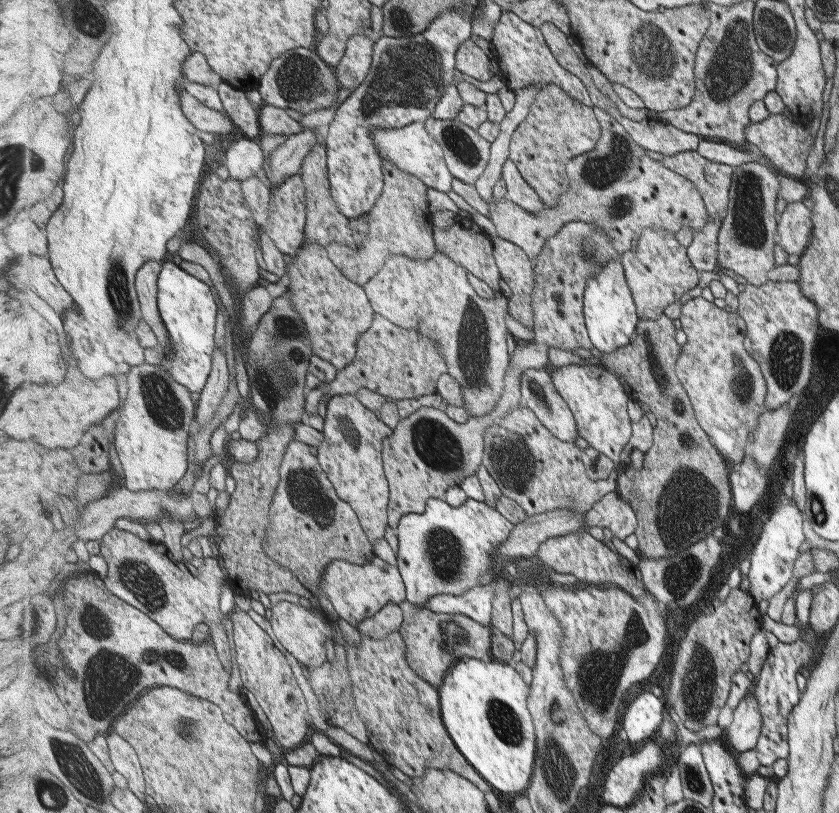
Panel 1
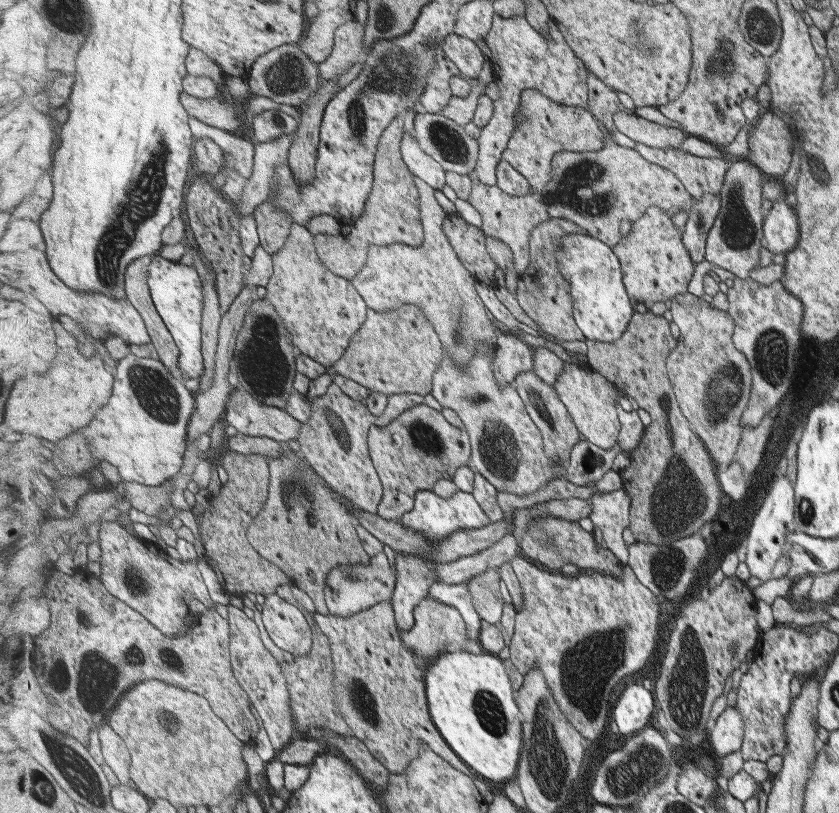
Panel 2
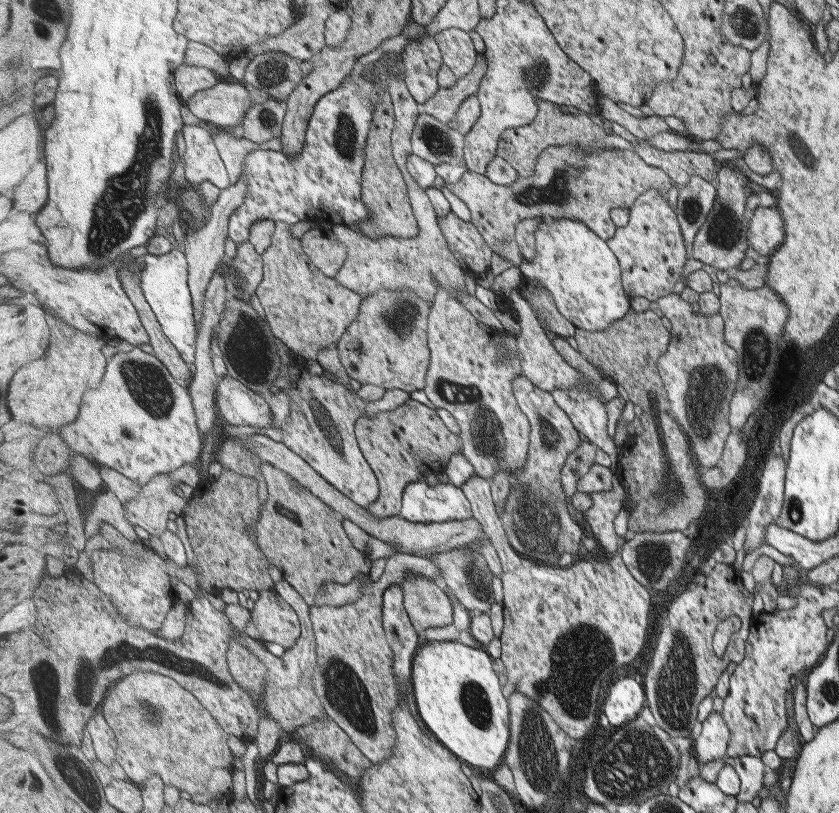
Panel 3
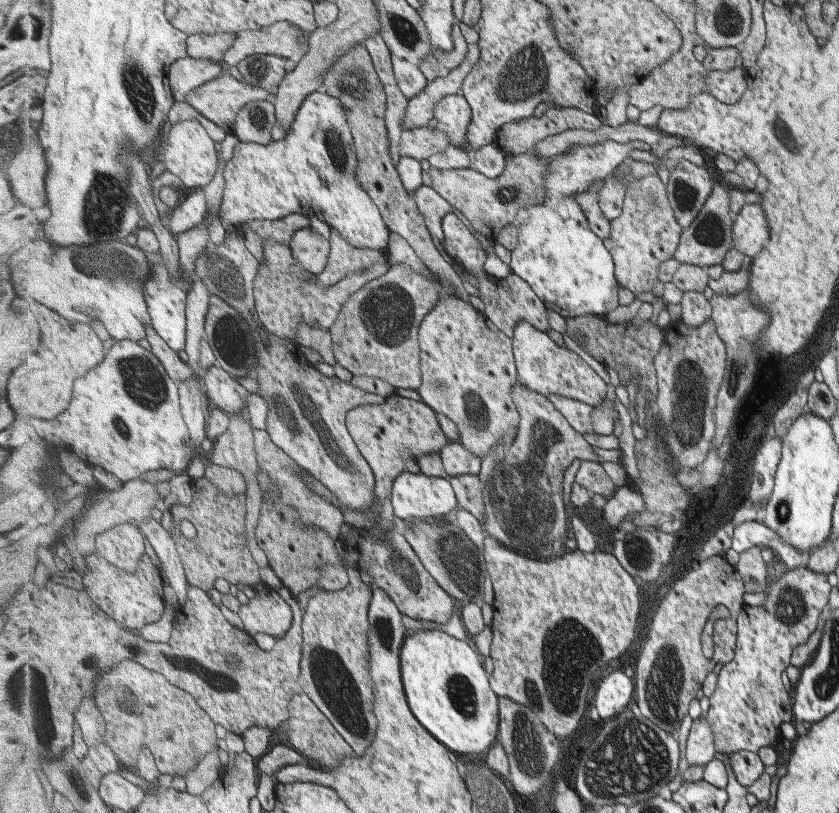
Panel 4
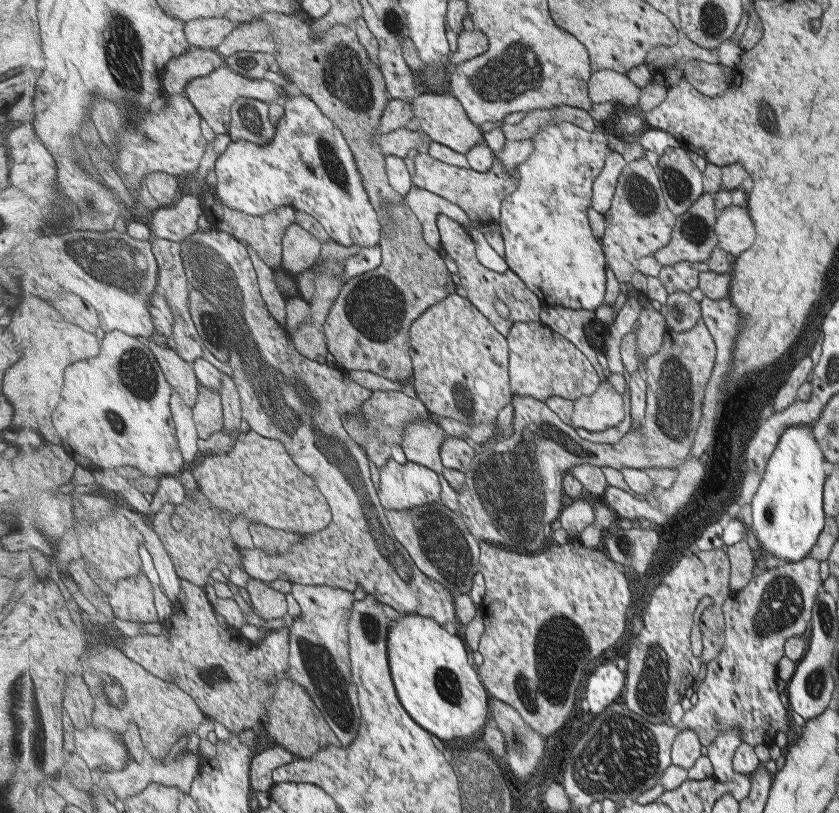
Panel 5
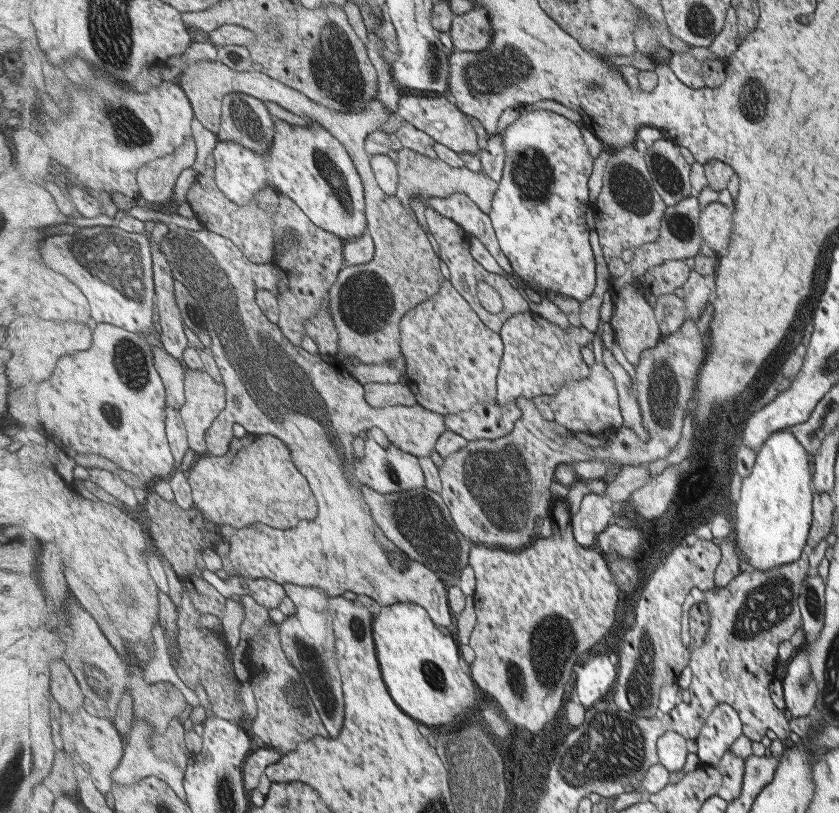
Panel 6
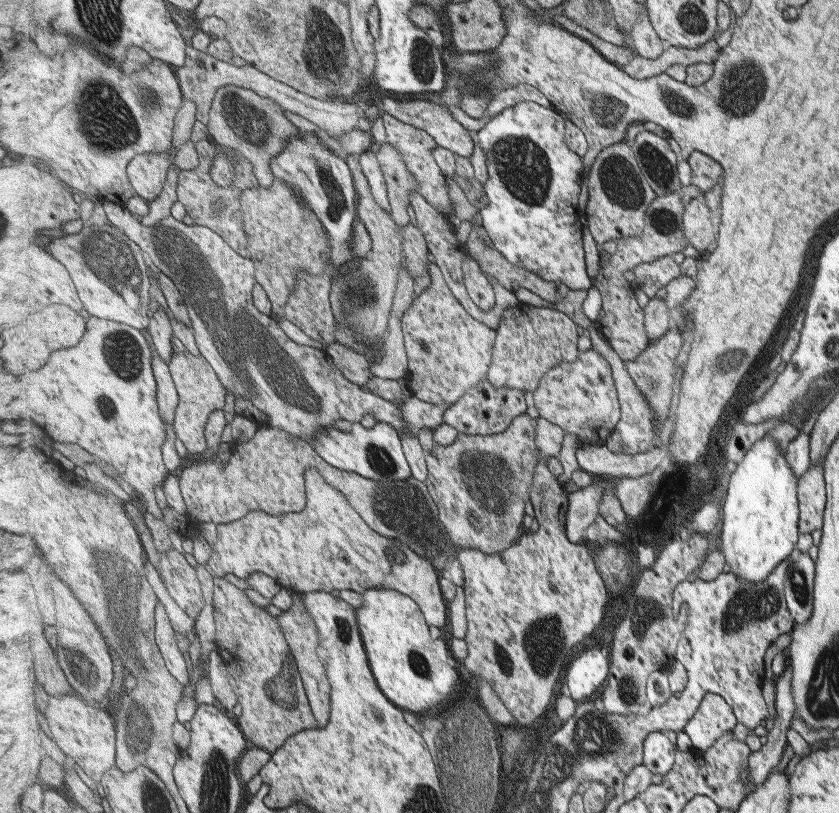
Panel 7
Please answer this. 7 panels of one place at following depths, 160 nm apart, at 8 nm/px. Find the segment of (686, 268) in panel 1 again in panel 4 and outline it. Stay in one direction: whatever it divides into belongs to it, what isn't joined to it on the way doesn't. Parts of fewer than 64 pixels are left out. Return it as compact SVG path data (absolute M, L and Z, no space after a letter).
M656 174L629 184L623 213L612 220L611 236L604 239L613 255L618 281L635 295L653 290L653 284L659 280L661 264L674 258L680 245L684 228L675 216L667 187Z

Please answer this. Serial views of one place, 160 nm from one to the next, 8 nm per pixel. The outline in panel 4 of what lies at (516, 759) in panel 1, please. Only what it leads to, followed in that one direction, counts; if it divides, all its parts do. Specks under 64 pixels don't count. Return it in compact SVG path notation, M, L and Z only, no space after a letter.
M428 625L407 637L402 648L403 684L413 714L455 752L486 754L498 740L500 700L493 692L485 659L469 640L458 640Z

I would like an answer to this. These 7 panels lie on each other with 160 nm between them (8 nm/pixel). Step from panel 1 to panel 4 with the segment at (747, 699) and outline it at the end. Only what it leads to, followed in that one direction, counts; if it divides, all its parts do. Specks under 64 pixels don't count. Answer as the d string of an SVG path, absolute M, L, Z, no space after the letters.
M703 717L692 721L686 740L685 758L689 765L705 765L715 756L711 727Z

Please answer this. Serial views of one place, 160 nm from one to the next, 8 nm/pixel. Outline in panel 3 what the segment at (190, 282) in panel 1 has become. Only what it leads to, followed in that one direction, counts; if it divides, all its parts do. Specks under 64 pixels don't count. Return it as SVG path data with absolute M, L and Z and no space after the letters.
M176 246L167 254L147 253L142 259L144 269L141 271L142 287L147 302L158 316L164 333L179 349L183 360L194 364L197 354L198 324L196 323L194 296L190 289L190 262L183 248Z

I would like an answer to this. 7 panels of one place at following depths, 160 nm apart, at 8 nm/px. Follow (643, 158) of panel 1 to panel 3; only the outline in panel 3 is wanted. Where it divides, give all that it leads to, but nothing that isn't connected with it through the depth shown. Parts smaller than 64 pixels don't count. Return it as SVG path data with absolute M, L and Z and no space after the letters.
M565 145L546 148L538 158L535 174L529 178L520 176L513 184L497 184L485 174L468 171L459 182L455 184L446 182L446 186L467 203L469 210L471 210L472 223L485 237L487 244L494 252L510 261L512 266L520 267L525 260L523 254L521 254L521 248L515 240L517 225L520 222L531 217L580 220L591 230L594 230L595 234L608 241L615 236L619 229L611 216L613 209L619 209L622 206L631 208L642 194L652 188L667 197L667 192L677 184L670 177L670 174L667 174L666 170L651 166L631 148L597 149L587 152L587 150L580 149L575 145Z

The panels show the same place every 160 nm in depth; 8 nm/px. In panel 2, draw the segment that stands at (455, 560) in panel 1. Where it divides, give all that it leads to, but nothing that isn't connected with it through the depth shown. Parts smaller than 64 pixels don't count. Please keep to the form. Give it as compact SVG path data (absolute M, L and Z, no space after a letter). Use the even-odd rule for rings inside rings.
M421 490L416 494L415 508L405 513L399 521L407 528L422 532L425 538L433 542L444 540L458 530L484 528L492 523L491 517L483 510L475 495L463 490L456 492L451 498L443 498L435 494L435 491ZM395 553L396 585L390 607L395 609L399 630L415 626L415 607L430 596L431 587L438 582L434 566L438 562L413 554Z

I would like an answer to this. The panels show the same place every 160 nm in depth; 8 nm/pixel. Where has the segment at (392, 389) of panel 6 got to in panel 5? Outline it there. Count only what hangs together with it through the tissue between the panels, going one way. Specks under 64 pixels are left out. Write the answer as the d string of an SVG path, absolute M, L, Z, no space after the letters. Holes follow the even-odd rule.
M376 390L373 396L363 404L363 414L361 416L351 416L345 414L342 417L343 425L348 431L348 434L357 441L365 452L368 454L371 462L373 462L378 469L383 469L389 462L389 458L393 456L393 446L401 444L401 434L403 428L409 420L427 419L431 418L433 414L430 413L425 403L418 397L411 398L401 391L381 391ZM383 416L395 416L391 420L383 418Z

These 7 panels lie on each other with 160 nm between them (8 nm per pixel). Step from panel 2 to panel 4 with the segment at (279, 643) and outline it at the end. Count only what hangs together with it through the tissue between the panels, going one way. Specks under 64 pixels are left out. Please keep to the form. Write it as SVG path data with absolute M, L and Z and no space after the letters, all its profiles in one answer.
M260 582L252 587L254 596L236 612L243 629L250 636L265 633L273 638L283 637L292 629L294 612L278 589Z

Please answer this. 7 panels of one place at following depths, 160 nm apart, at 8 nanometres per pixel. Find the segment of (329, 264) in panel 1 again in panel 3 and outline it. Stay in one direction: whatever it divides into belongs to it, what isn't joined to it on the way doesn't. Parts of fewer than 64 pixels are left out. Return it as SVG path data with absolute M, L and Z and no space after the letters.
M283 221L276 222L272 245L262 255L265 263L265 276L255 293L264 308L264 317L269 321L278 338L288 346L291 353L297 353L307 360L317 361L320 351L330 348L332 344L337 345L348 328L358 320L364 296L347 288L335 277L326 275L319 270L319 267L313 264L310 256L305 252L302 240L294 235L292 224Z

